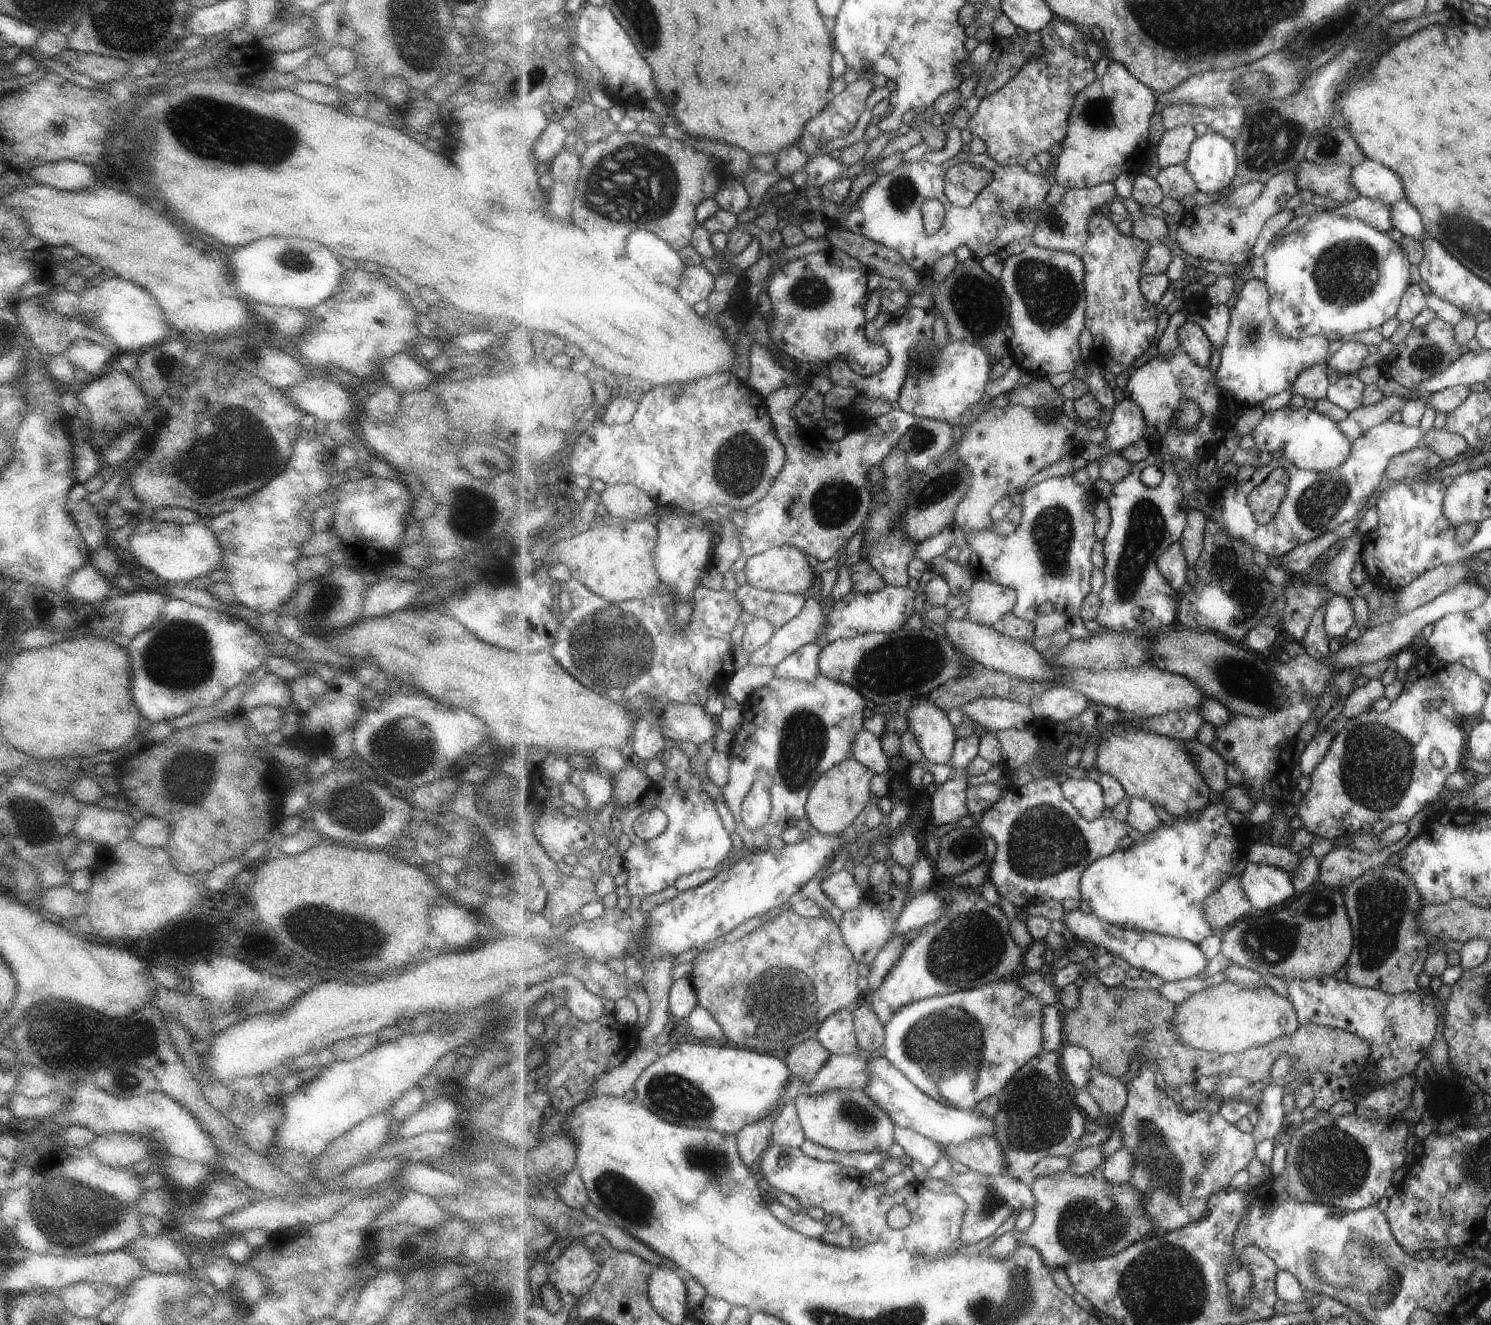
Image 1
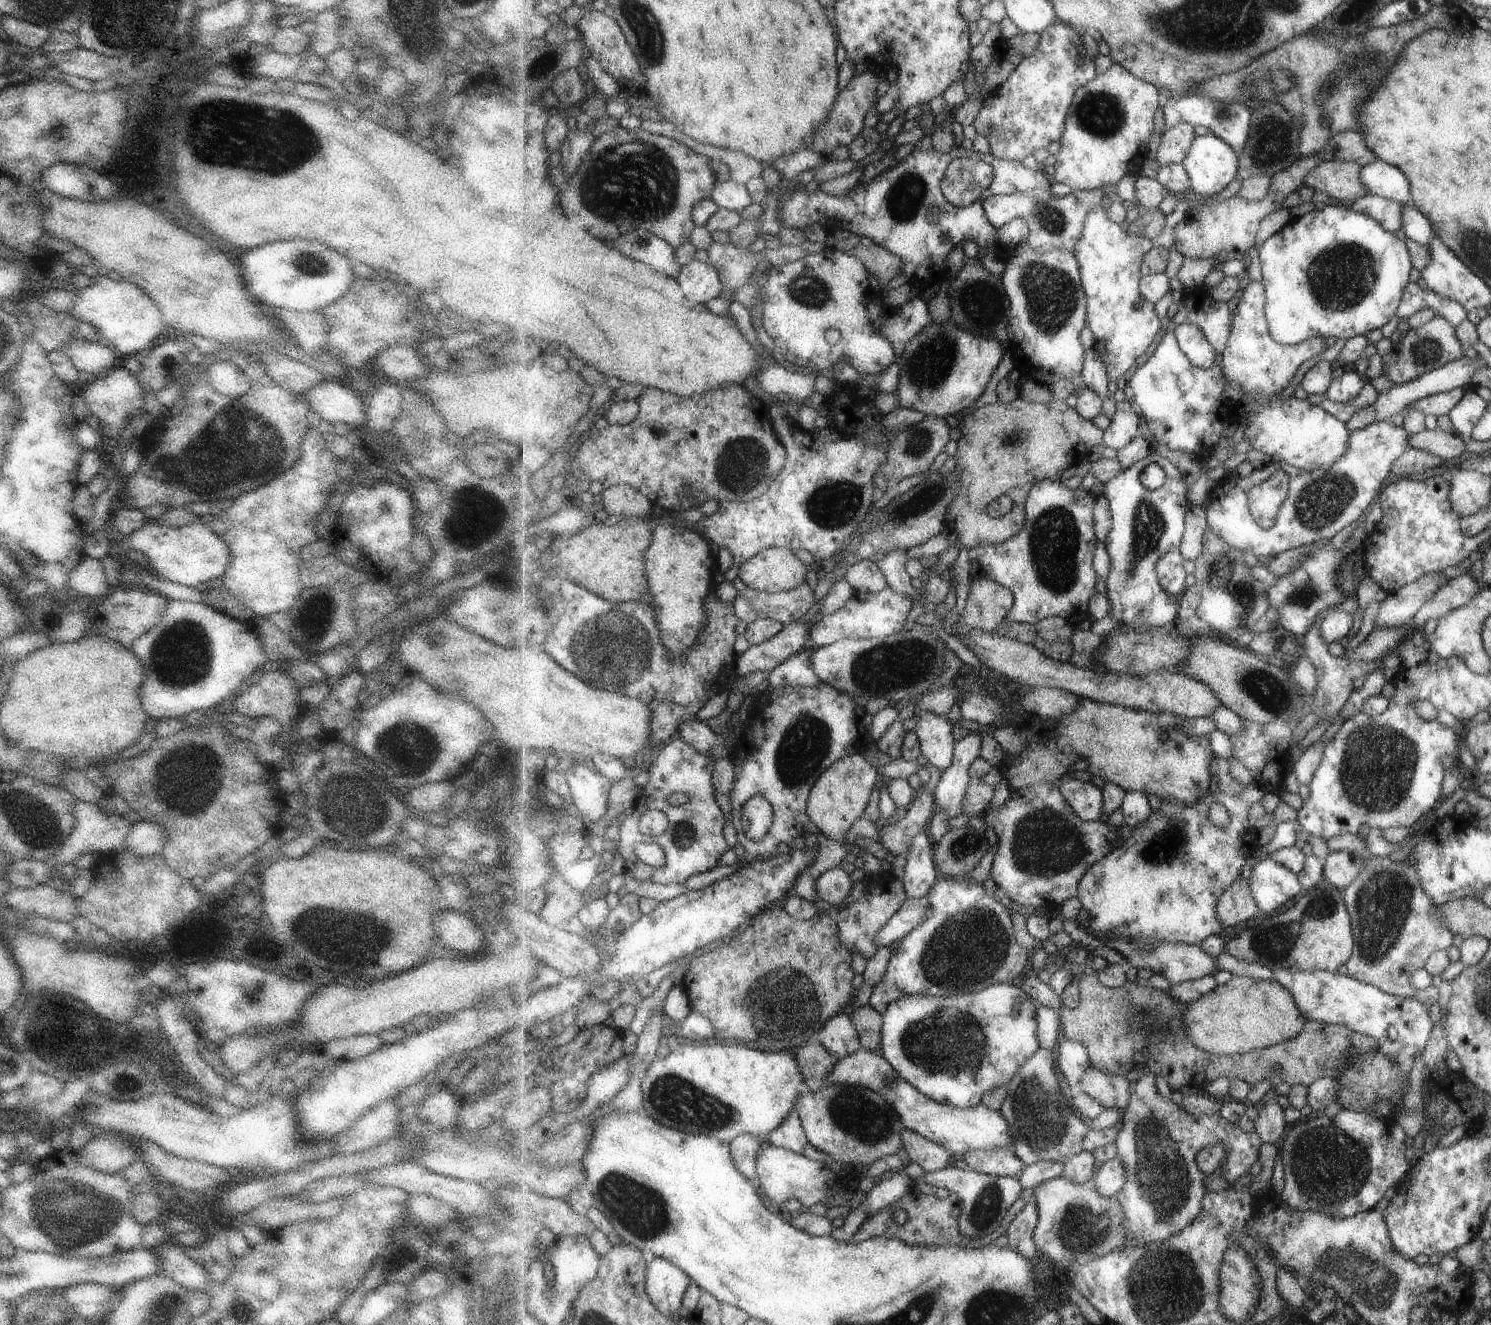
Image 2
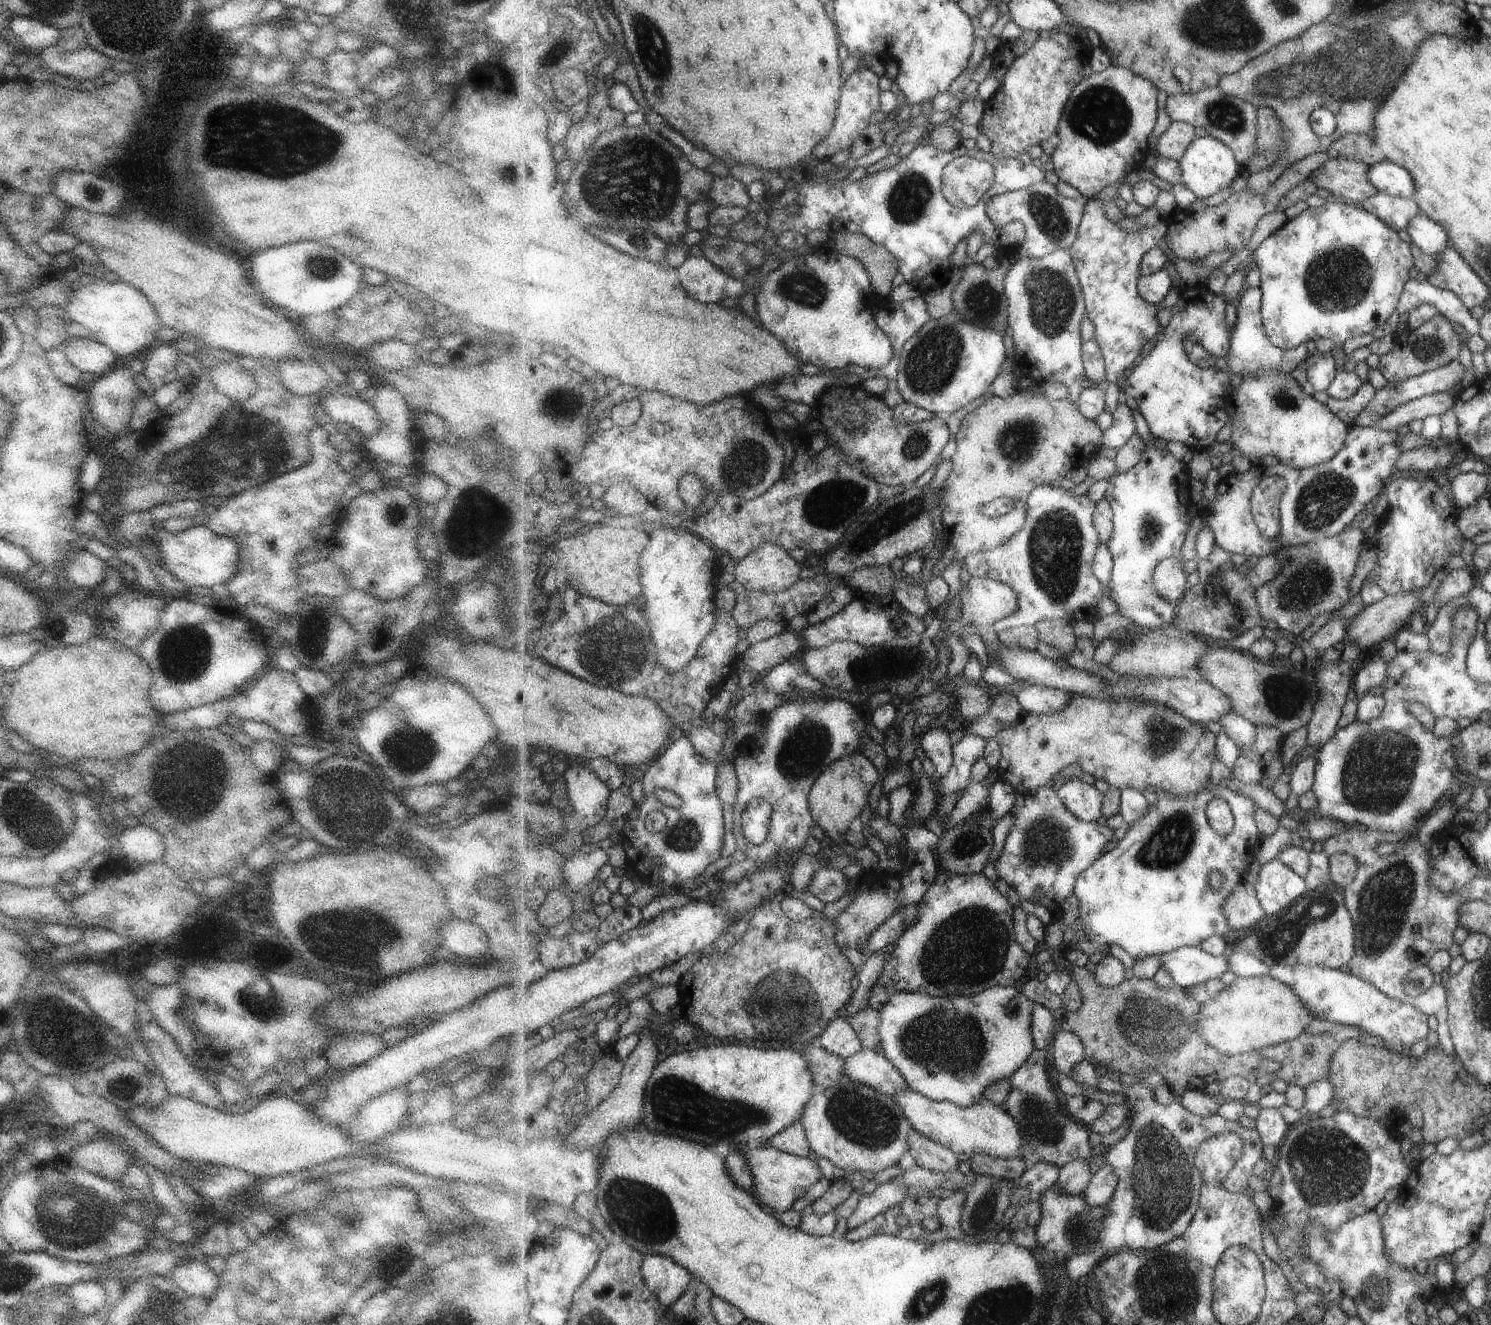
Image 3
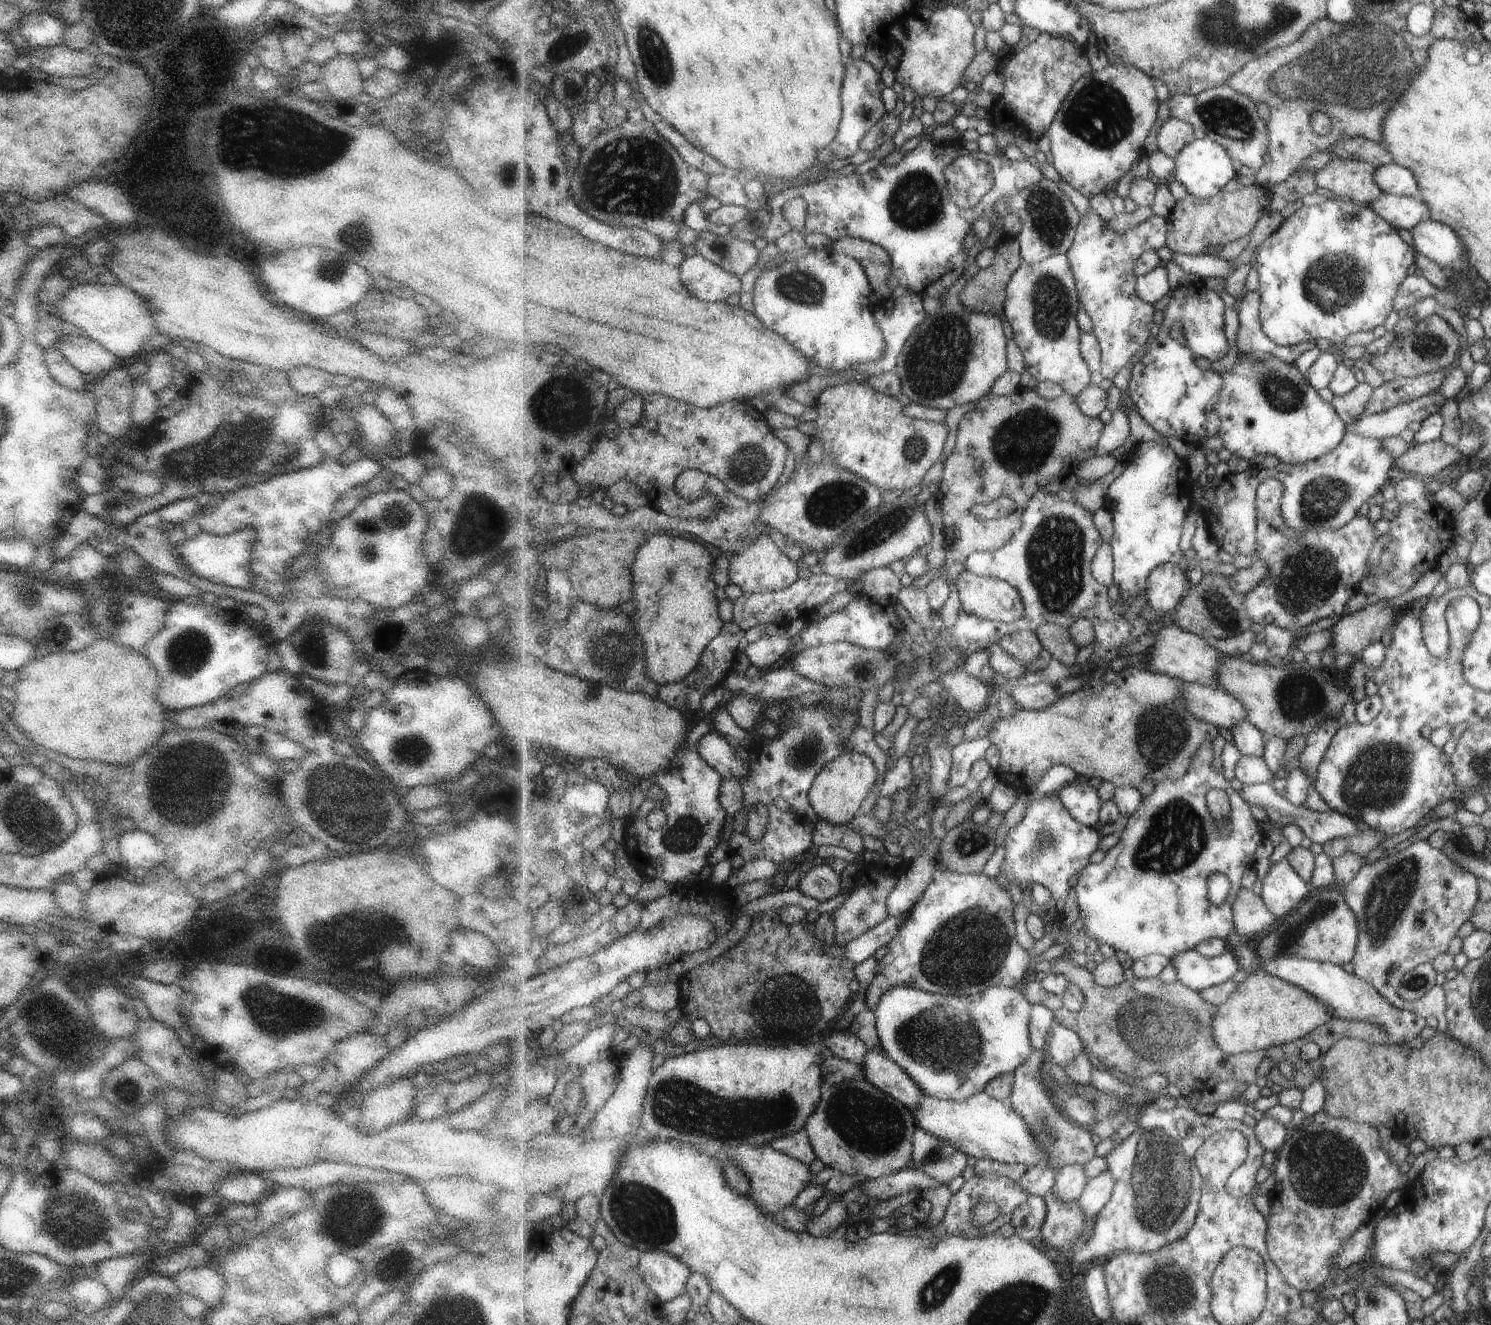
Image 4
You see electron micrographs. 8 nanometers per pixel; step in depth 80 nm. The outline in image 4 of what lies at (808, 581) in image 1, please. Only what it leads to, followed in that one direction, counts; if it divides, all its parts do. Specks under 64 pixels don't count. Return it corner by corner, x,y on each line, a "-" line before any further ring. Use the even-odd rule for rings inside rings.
763,532
757,535
749,548
730,555
730,583
751,593
779,591
791,587
798,580
802,565
799,561
789,560
773,540
771,535

